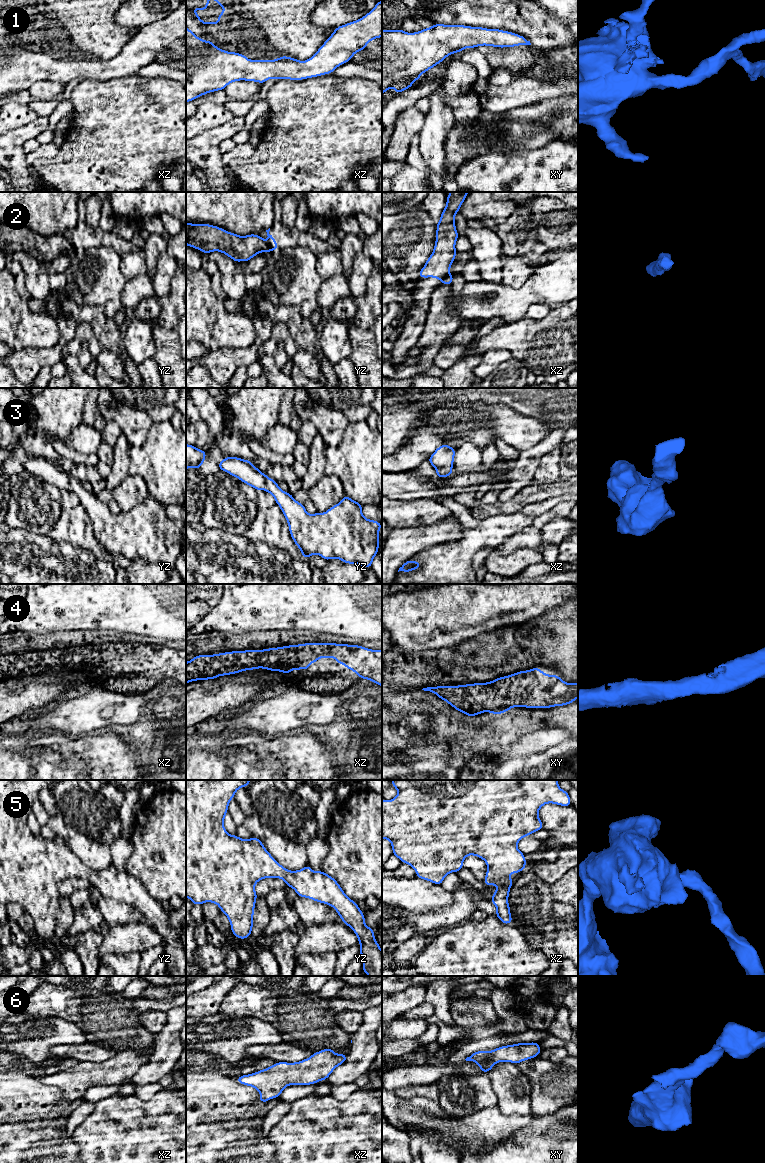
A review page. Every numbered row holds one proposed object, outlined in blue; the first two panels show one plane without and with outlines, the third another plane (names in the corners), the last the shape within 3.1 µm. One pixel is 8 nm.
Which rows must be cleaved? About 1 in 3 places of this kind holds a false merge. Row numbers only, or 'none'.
2

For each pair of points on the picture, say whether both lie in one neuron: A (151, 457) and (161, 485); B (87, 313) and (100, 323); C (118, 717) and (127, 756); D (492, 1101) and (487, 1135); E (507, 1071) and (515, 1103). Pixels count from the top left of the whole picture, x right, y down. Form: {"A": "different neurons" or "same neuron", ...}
{"A": "same neuron", "B": "same neuron", "C": "different neurons", "D": "different neurons", "E": "same neuron"}

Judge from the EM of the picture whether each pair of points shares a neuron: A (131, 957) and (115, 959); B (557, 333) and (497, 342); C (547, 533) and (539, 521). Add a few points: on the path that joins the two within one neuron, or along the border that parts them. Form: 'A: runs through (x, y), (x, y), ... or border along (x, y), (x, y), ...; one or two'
A: runs through (127, 959), (119, 959); one
B: runs through (542, 338), (512, 338); one
C: border along (548, 521), (540, 529); two

